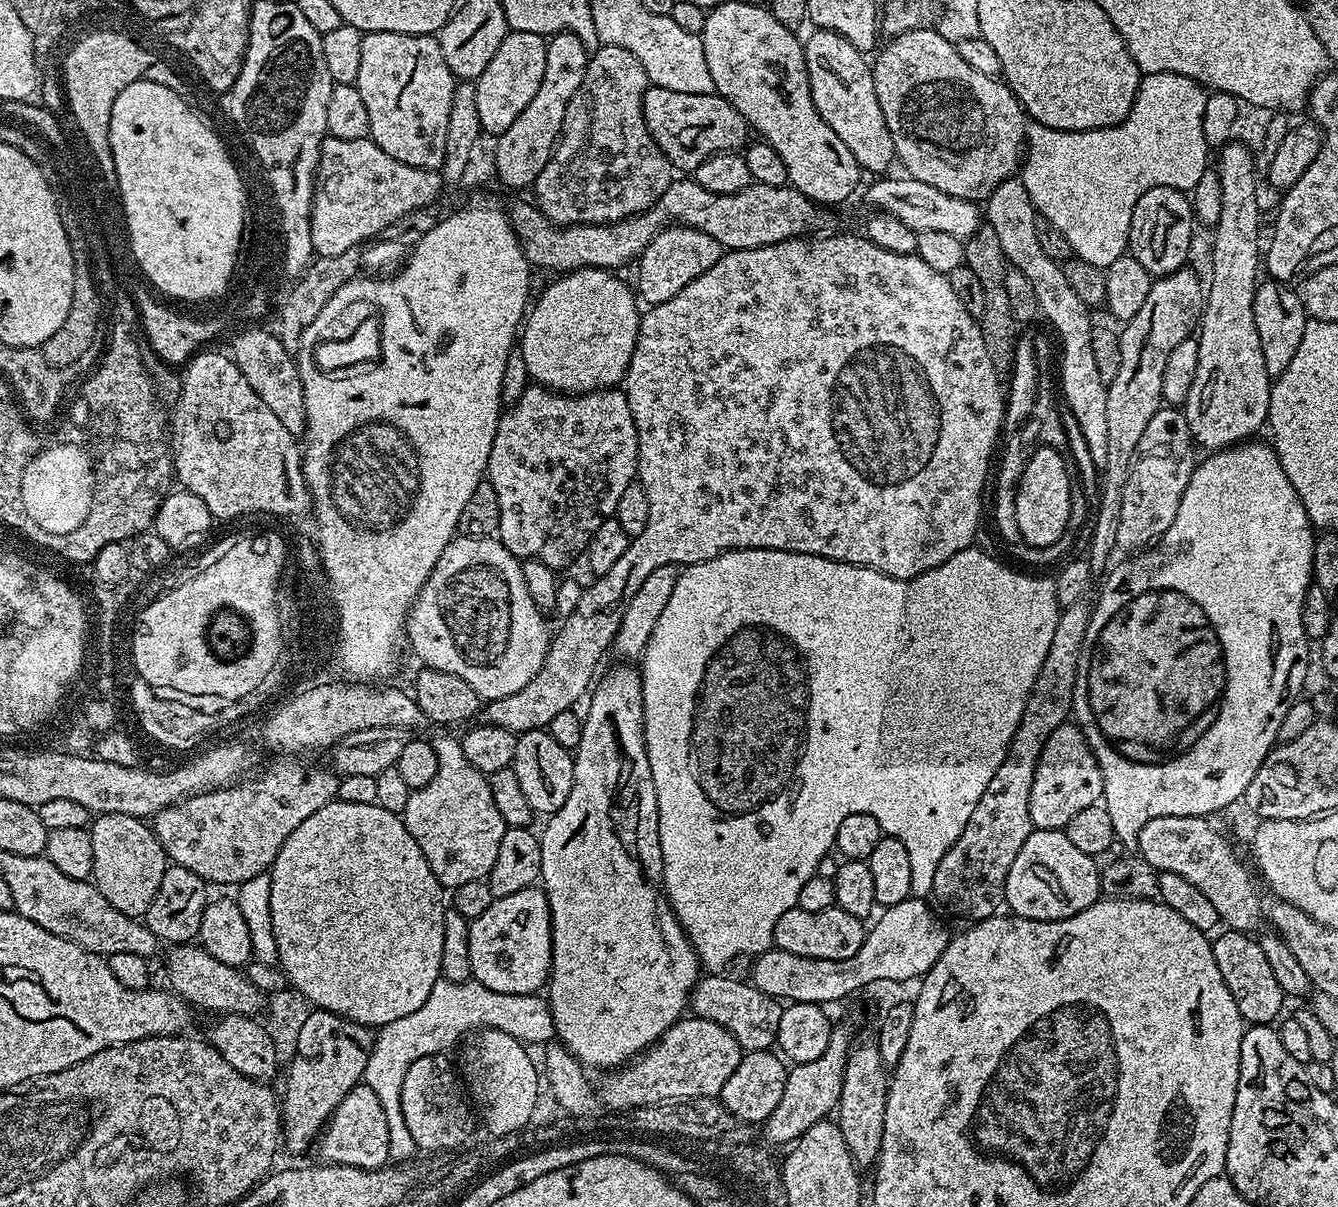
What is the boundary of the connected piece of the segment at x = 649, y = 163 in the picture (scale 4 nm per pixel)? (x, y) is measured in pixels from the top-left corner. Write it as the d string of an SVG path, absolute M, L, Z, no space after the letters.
M601 44L589 55L586 78L582 78L582 86L578 86L574 98L570 98L570 102L566 106L562 135L555 150L552 151L550 162L546 162L546 166L542 166L542 174L538 174L534 185L534 193L536 192L534 203L545 218L553 220L561 226L566 224L613 224L624 220L627 216L637 216L658 202L658 198L666 190L666 186L670 186L673 182L674 169L672 163L666 158L666 154L662 154L662 150L658 150L654 138L650 138L650 130L646 130L646 122L642 114L642 98L649 86L646 70L642 70L642 62L638 62L638 58L634 58L634 54L630 54L630 50L622 50L622 46Z

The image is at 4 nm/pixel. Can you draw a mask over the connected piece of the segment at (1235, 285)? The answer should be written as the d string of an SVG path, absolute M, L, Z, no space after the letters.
M1229 142L1219 149L1220 164L1218 163L1218 171L1221 180L1221 217L1218 218L1214 225L1214 239L1212 241L1212 261L1214 262L1214 270L1212 271L1212 279L1206 284L1206 299L1204 301L1204 310L1198 321L1198 356L1197 356L1197 373L1194 374L1194 382L1190 388L1189 396L1184 400L1182 411L1186 422L1190 426L1190 434L1193 441L1201 449L1219 450L1221 448L1231 448L1233 444L1248 442L1253 439L1252 436L1259 428L1263 429L1268 423L1268 411L1270 410L1270 390L1272 389L1272 380L1266 370L1266 358L1262 358L1262 342L1258 342L1258 326L1254 326L1254 294L1256 293L1256 285L1258 283L1256 275L1262 272L1262 244L1252 240L1256 236L1256 231L1260 228L1260 204L1256 201L1256 164L1252 161L1252 152L1244 144L1236 144Z

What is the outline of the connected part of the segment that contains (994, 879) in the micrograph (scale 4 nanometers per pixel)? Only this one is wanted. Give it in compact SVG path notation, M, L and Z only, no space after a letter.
M1084 598L1073 606L1061 609L1046 659L1027 696L1022 718L1007 747L1006 758L998 766L994 777L990 778L966 829L942 856L942 861L938 862L932 896L956 916L970 918L974 922L986 920L1003 907L1006 876L1026 838L1034 831L1029 810L1030 787L1033 786L1042 746L1050 734L1069 719L1072 712L1077 663L1081 658L1082 642L1085 641L1090 616L1091 603Z

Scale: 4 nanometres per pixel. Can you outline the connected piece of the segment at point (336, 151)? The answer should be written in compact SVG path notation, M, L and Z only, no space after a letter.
M327 135L324 137L322 146L320 147L320 165L316 167L316 191L312 194L312 225L310 226L310 238L312 239L312 251L317 257L328 256L334 254L345 253L351 247L358 247L365 242L371 241L373 238L379 237L391 223L398 222L404 216L409 215L420 209L427 209L428 204L432 204L436 200L436 195L442 187L441 173L431 168L415 168L414 166L406 166L402 162L398 162L398 158L390 158L390 154L386 154L386 150L382 150L375 144L371 138L366 140L343 140L342 138L334 138Z

